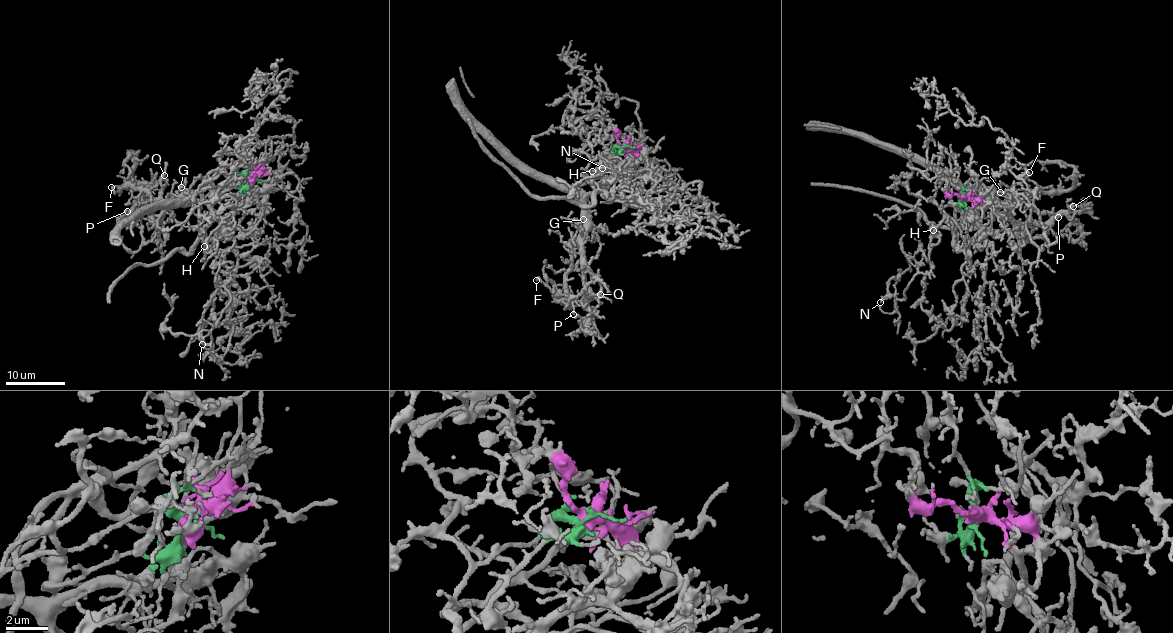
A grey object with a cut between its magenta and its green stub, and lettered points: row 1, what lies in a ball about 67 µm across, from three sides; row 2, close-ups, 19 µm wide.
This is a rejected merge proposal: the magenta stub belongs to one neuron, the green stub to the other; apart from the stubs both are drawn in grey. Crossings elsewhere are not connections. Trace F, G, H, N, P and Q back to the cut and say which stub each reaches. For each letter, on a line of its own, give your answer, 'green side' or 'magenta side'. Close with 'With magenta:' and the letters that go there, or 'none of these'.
F: magenta side
G: magenta side
H: green side
N: green side
P: magenta side
Q: magenta side
With magenta: F, G, P, Q

